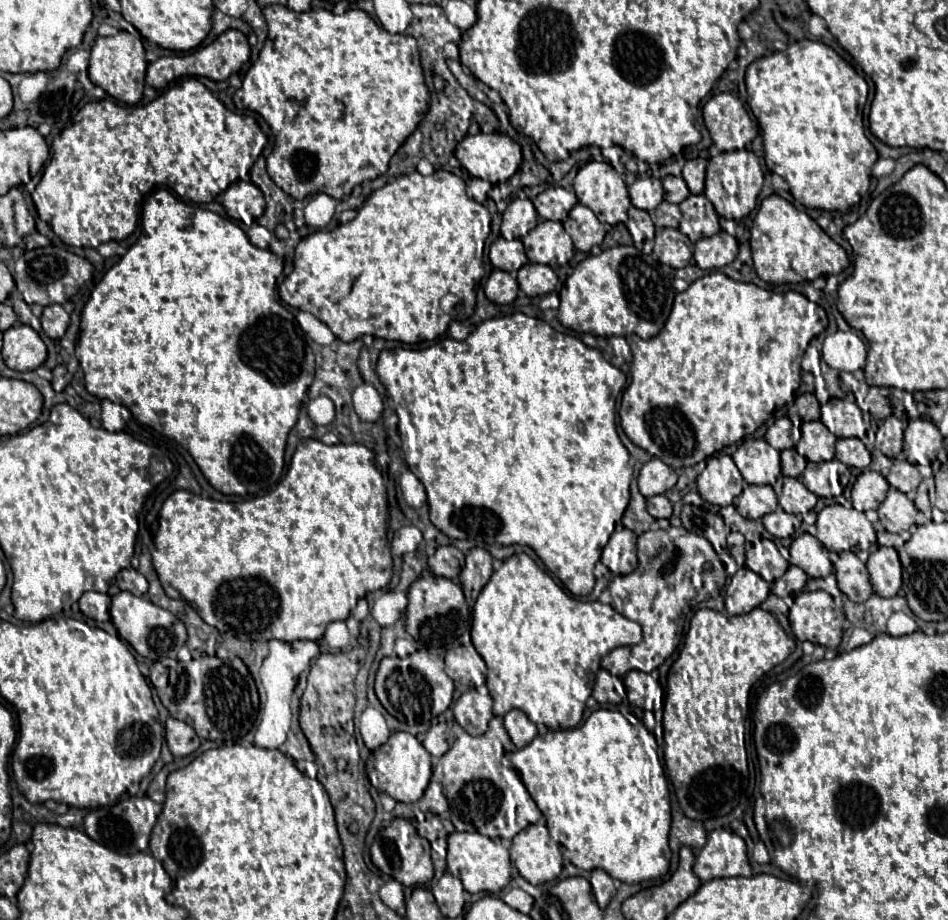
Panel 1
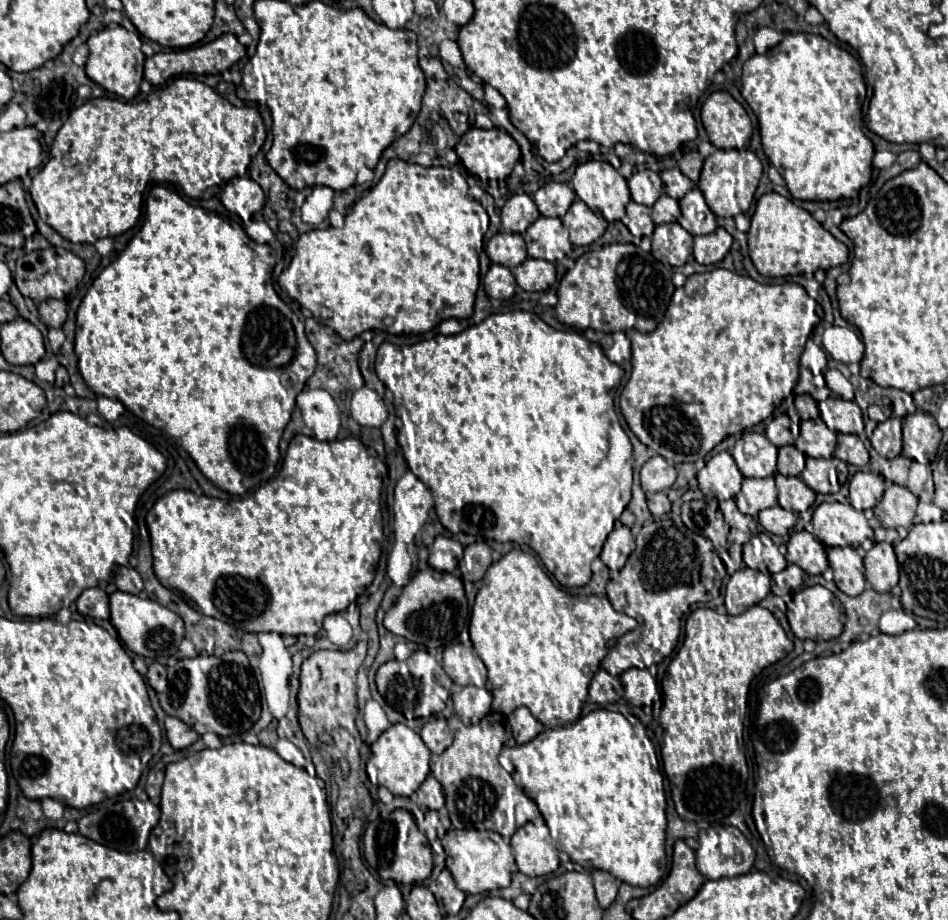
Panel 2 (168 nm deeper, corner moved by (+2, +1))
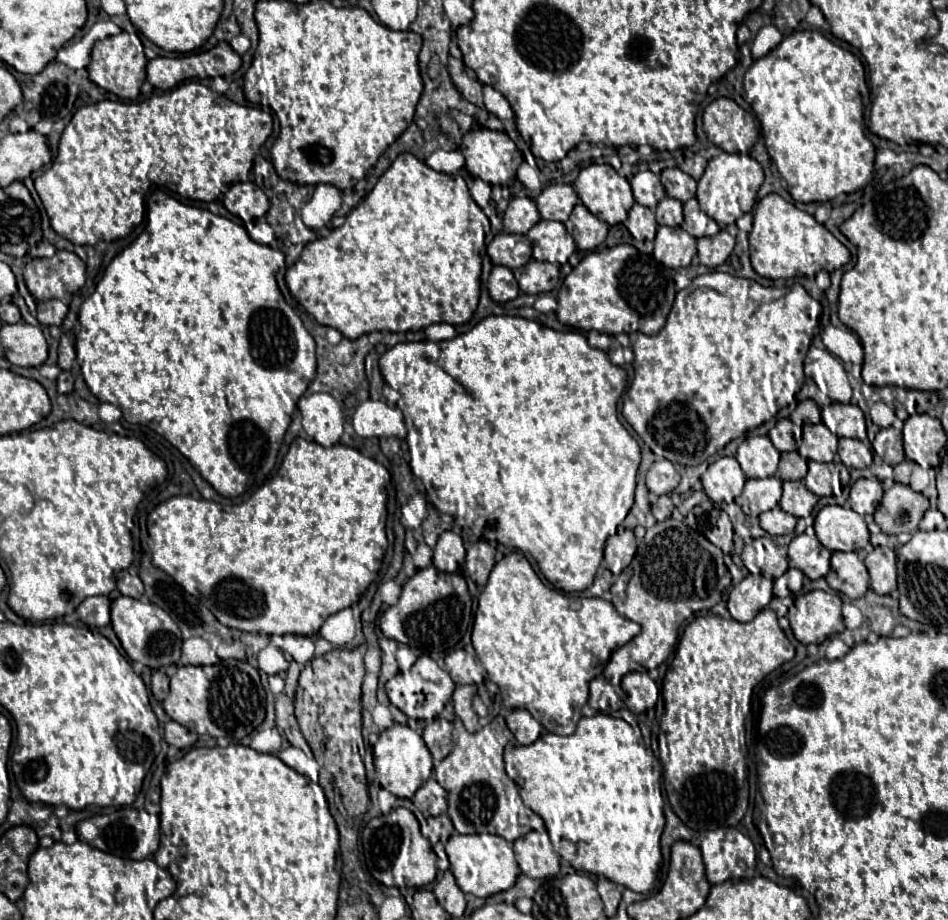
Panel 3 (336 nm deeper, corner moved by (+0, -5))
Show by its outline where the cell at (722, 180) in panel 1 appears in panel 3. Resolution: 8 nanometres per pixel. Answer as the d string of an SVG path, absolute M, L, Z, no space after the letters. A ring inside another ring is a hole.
M720 152L718 156L710 158L702 178L698 180L696 200L700 202L700 208L718 224L734 224L742 214L754 208L756 192L762 186L762 182L764 182L764 172L754 158L746 154Z

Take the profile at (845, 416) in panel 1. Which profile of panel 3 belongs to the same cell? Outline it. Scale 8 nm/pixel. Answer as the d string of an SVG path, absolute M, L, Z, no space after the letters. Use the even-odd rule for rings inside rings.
M832 402L830 406L824 406L821 409L821 418L832 434L846 436L846 438L858 438L870 446L870 442L866 438L864 412L858 406Z

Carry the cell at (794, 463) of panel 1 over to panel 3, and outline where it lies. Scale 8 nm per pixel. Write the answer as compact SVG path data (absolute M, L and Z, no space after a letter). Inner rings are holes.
M782 452L780 454L780 466L776 472L776 478L780 480L802 480L808 472L806 460L798 452Z

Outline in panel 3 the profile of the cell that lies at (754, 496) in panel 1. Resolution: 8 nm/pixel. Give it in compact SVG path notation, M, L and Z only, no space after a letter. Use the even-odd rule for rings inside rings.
M764 478L764 480L746 480L744 492L738 502L742 502L742 510L748 516L758 516L766 510L772 510L782 496L782 480Z

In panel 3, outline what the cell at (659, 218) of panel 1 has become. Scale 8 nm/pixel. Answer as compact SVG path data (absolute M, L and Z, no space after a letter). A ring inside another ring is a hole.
M664 196L656 208L656 222L660 226L680 226L682 224L682 202Z

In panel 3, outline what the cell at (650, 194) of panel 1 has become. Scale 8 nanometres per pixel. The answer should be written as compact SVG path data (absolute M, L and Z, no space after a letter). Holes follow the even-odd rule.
M642 170L642 172L634 174L634 178L630 180L630 186L634 192L634 200L650 210L654 210L656 204L666 196L666 192L660 184L660 176L650 170Z

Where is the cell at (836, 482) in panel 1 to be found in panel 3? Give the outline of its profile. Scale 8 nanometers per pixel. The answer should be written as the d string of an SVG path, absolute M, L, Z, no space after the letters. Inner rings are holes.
M808 462L804 484L818 497L841 496L850 482L849 469L841 462Z

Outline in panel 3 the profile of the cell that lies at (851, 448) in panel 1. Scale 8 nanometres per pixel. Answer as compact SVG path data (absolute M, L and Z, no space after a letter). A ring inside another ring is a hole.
M840 438L838 456L848 468L866 468L872 464L872 452L860 440Z

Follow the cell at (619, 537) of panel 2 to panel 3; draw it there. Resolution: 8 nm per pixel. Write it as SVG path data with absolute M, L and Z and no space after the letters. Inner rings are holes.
M620 528L612 538L608 538L606 550L604 550L604 560L612 574L620 574L632 562L634 554L636 554L634 532Z

